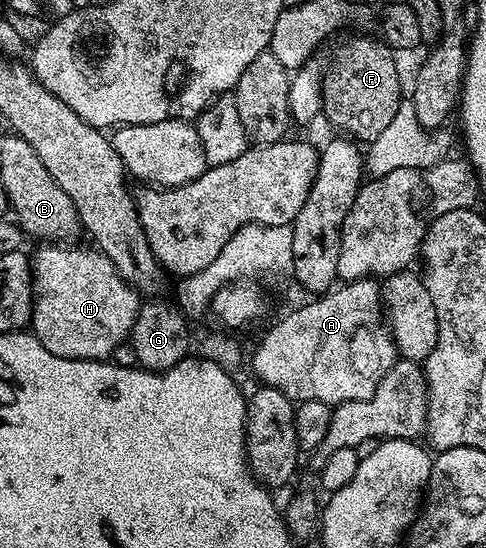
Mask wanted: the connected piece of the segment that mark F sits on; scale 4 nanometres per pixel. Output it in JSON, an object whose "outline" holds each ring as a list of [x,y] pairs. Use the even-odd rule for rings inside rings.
{"outline":[[[350,38],[334,54],[334,63],[324,74],[322,87],[322,114],[332,125],[335,131],[349,136],[362,144],[369,144],[376,140],[380,132],[387,128],[392,118],[396,116],[397,108],[403,100],[402,78],[398,75],[398,62],[395,51],[386,45],[385,41],[373,42],[370,38]]]}

